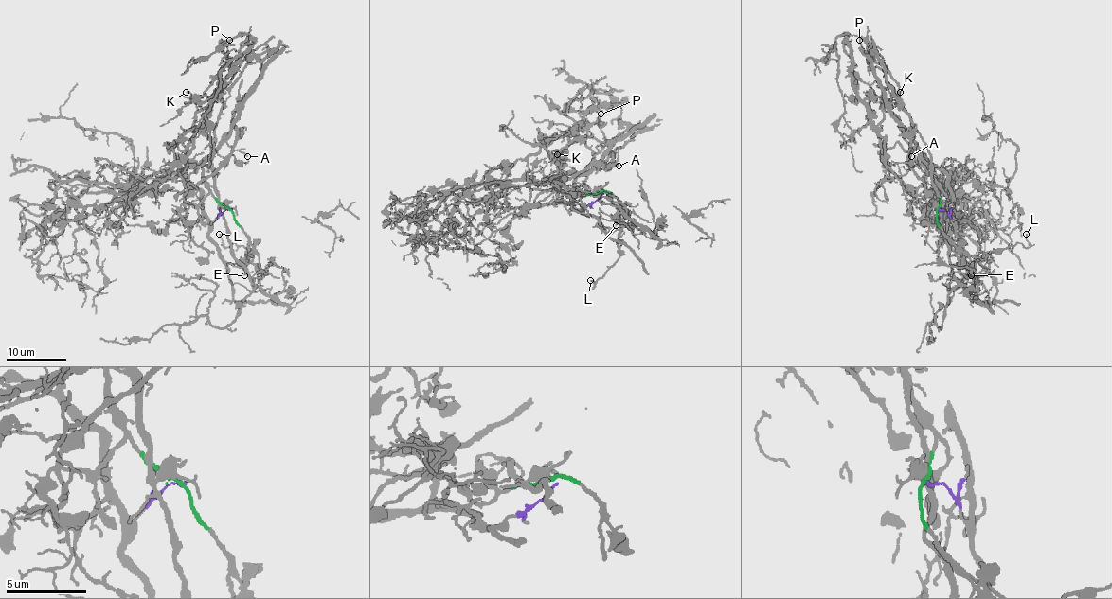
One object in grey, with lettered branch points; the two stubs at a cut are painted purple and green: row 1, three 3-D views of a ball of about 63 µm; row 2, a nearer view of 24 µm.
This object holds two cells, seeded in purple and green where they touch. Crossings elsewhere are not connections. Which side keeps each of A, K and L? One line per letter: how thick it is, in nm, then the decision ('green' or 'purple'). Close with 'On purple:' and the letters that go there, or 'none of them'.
A: calibre 130 nm; green
K: calibre 120 nm; purple
L: calibre 100 nm; green
On purple: K

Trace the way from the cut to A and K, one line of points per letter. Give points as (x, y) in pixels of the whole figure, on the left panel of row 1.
A: (231, 209), (224, 208), (211, 191), (204, 178), (203, 165), (224, 142), (247, 155)
K: (231, 209), (213, 223), (204, 209), (203, 191), (186, 175), (193, 116), (216, 96), (193, 100), (186, 93)

